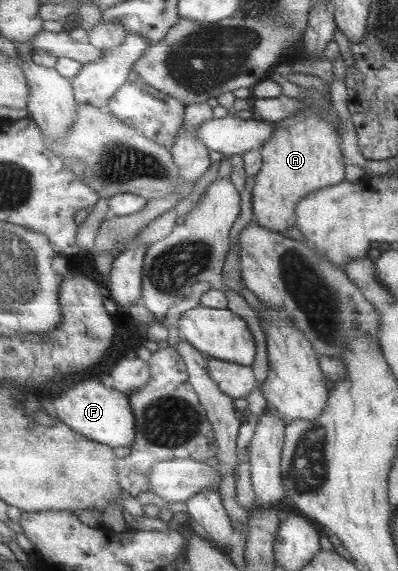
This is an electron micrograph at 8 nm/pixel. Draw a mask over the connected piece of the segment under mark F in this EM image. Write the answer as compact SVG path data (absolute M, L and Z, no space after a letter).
M91 378L75 384L75 388L56 394L54 405L58 418L77 430L79 434L114 448L130 447L137 443L137 416L133 409L132 398L127 392L107 388L99 378Z

